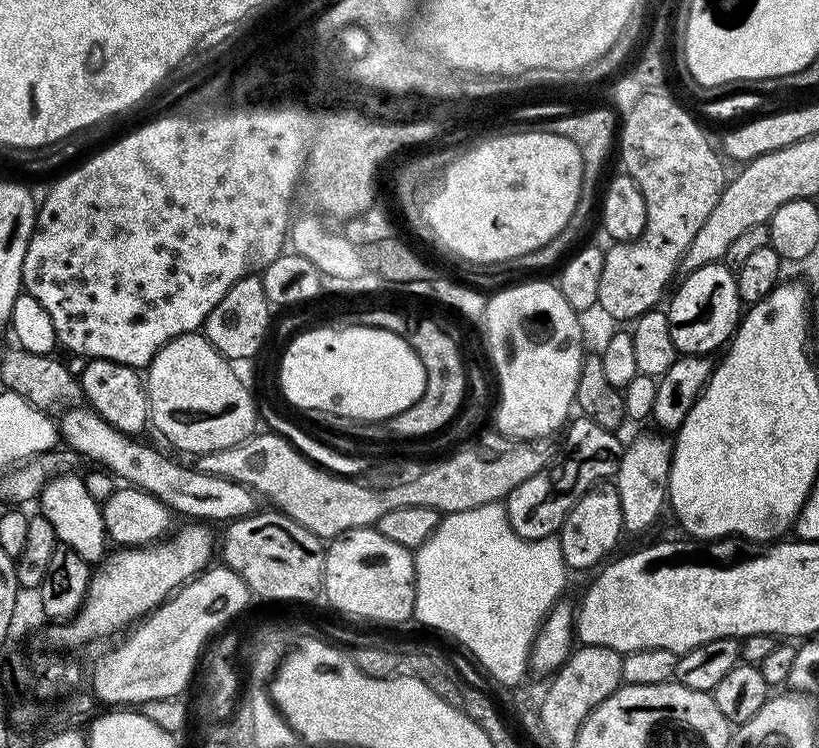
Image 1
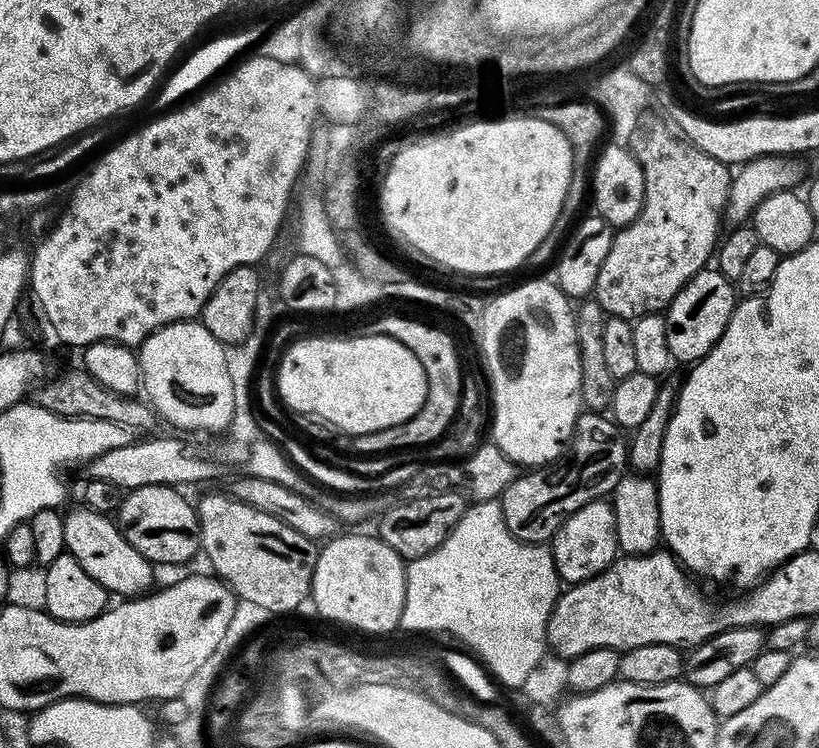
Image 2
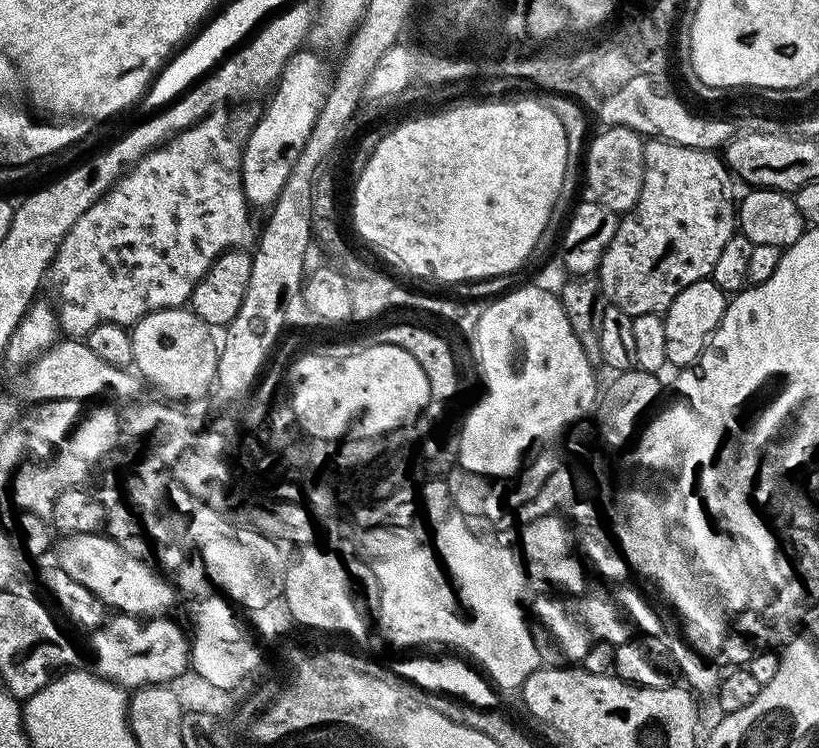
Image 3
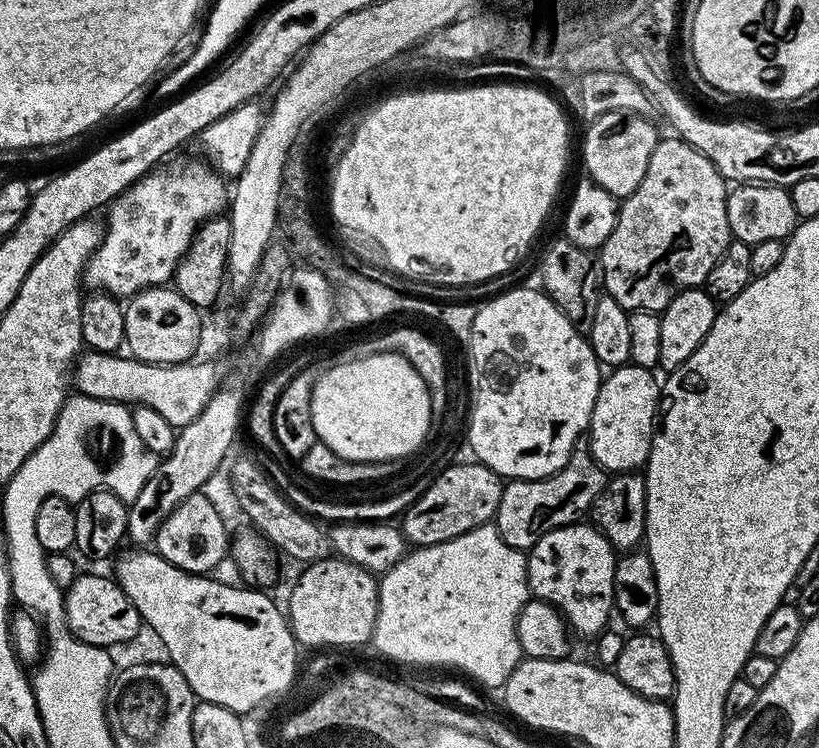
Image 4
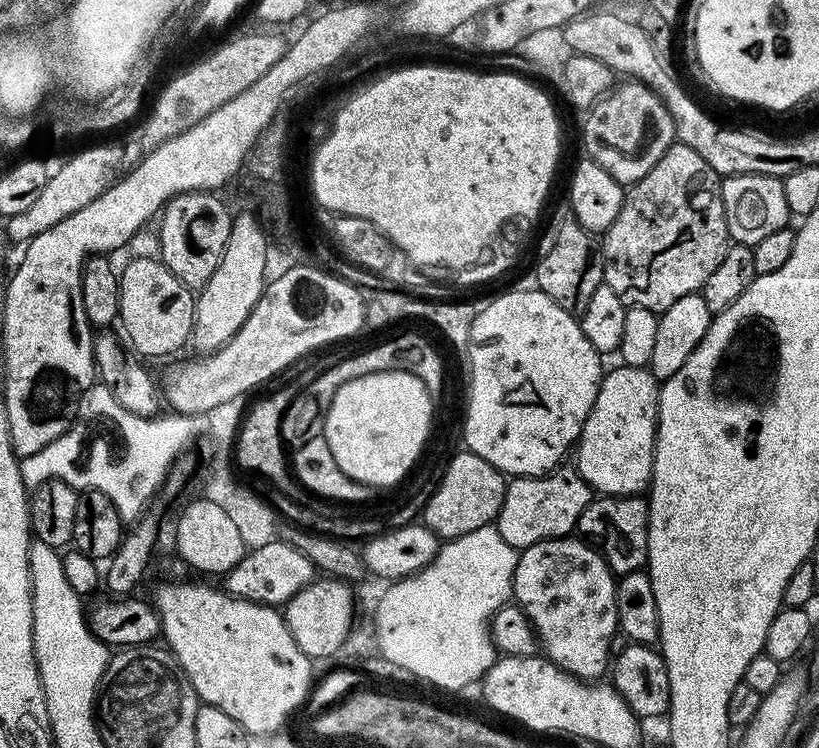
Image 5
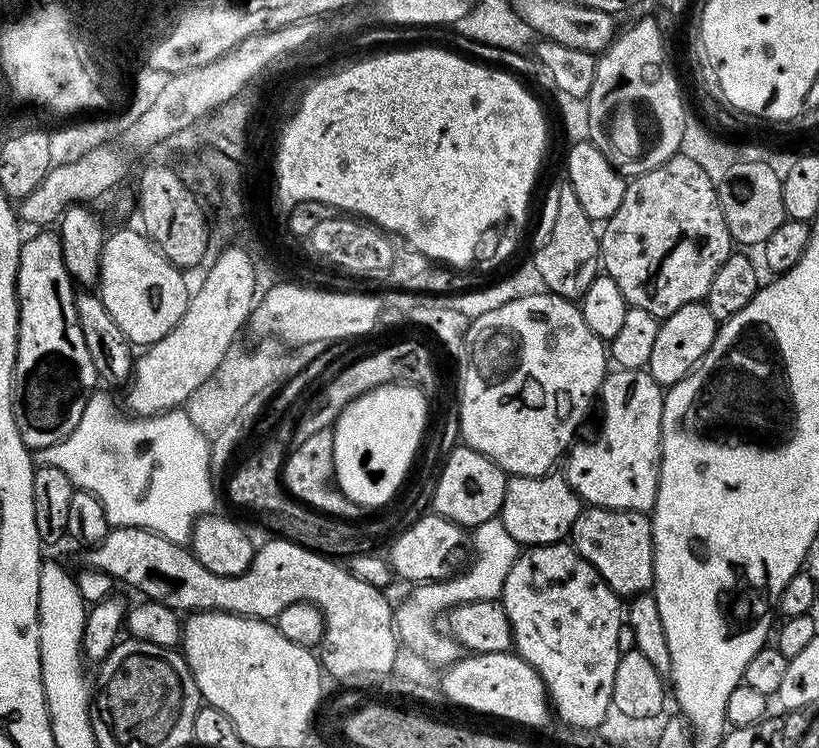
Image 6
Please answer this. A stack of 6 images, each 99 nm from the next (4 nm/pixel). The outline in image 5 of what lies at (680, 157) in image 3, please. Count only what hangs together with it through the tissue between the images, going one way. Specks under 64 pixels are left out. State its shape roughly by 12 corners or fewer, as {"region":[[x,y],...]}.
{"region":[[674,142],[602,236],[604,283],[657,314],[730,237],[721,177]]}

